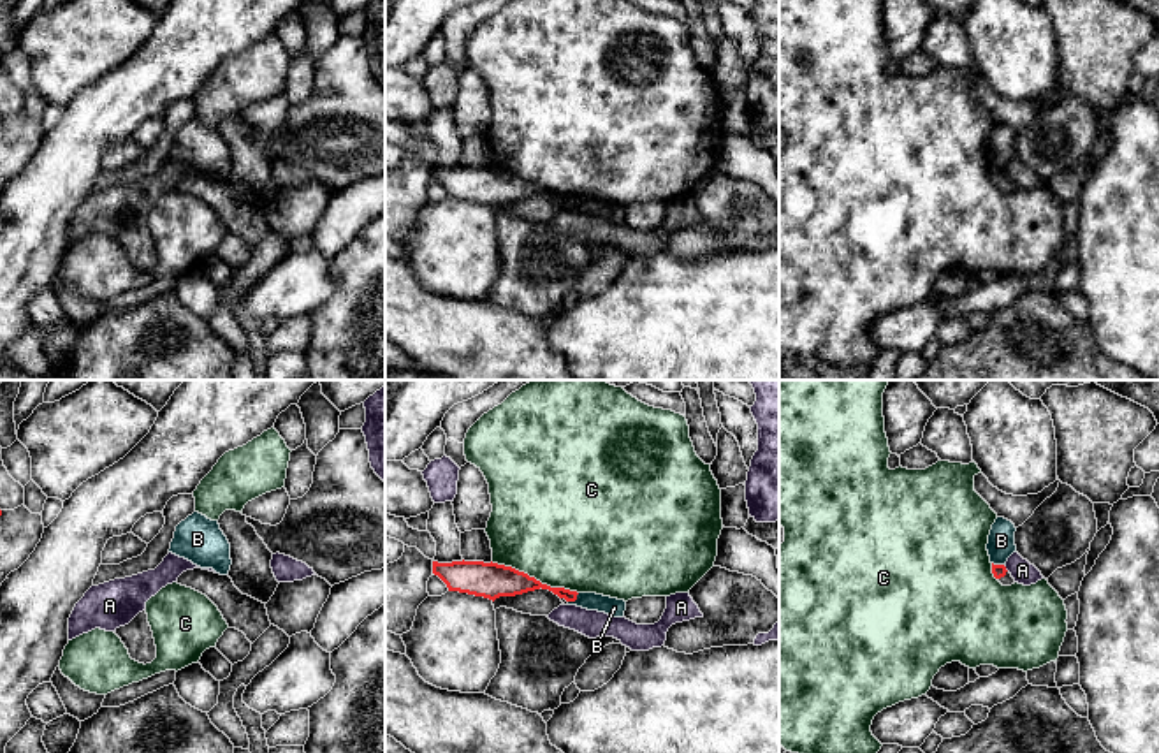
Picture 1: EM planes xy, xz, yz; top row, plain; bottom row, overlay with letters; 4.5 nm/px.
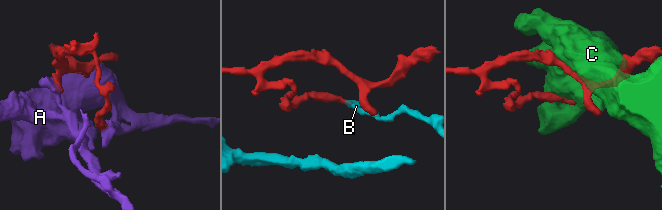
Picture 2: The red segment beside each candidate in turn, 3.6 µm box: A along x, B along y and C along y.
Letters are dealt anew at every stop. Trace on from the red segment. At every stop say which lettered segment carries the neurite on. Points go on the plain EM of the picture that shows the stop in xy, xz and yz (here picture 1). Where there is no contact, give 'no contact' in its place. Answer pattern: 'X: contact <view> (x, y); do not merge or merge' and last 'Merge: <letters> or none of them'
A: contact yz (1005, 175); do not merge
B: contact xz (574, 206); do not merge
C: contact xz (533, 183); do not merge
Merge: none of them

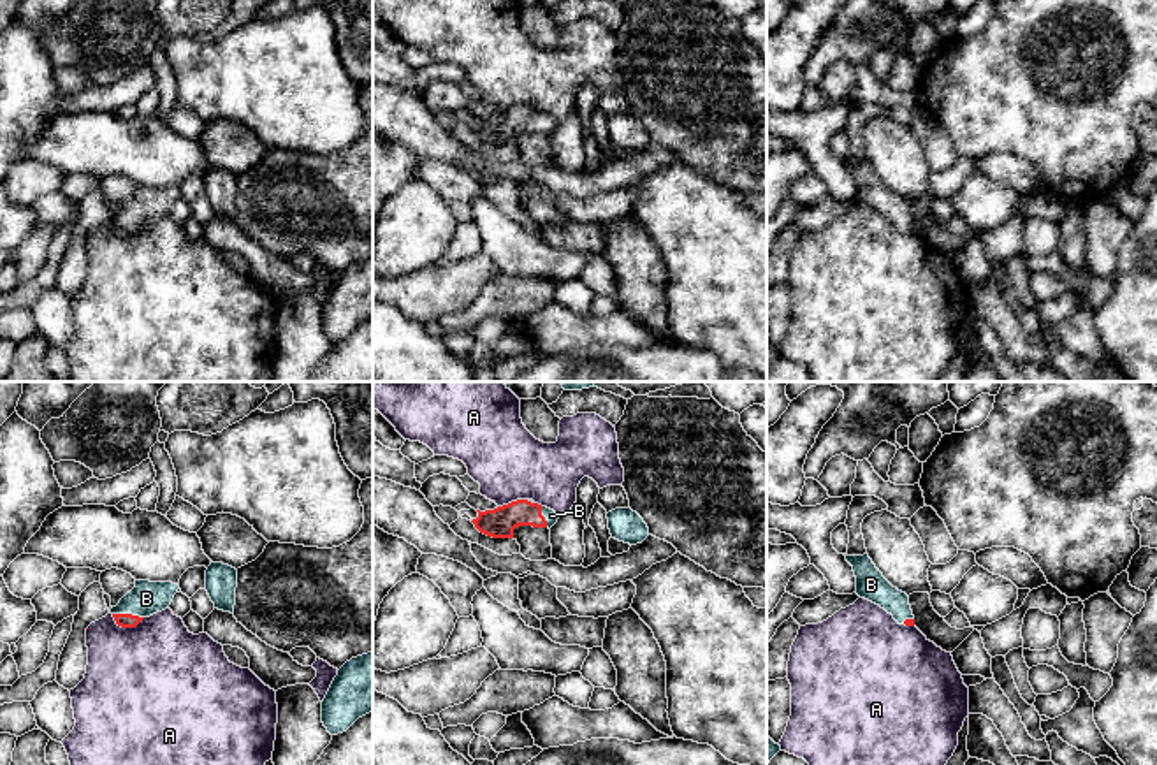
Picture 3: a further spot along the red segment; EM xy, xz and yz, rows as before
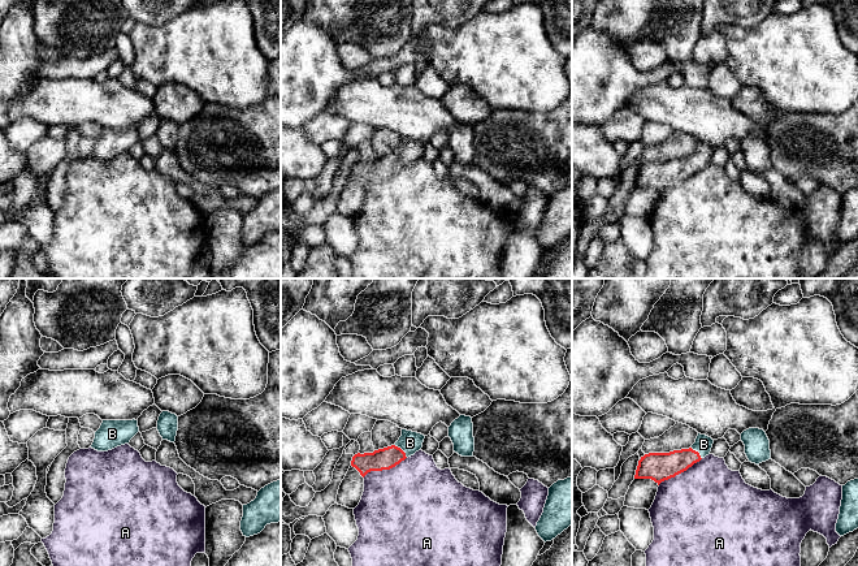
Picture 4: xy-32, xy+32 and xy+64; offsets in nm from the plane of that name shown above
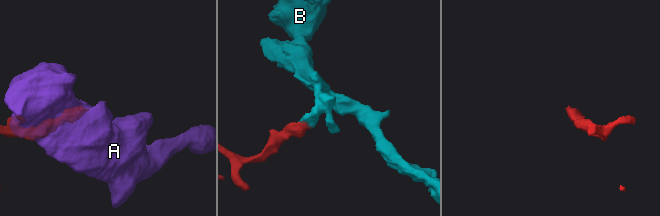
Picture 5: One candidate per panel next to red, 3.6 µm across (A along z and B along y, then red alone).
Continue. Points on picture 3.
A: contact xy (127, 233); do not merge
B: contact xy (129, 220); merge
Merge: B

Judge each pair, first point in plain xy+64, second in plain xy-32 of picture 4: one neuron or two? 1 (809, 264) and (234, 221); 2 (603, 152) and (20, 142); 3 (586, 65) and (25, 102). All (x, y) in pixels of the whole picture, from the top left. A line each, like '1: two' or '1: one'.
1: one
2: two
3: two

